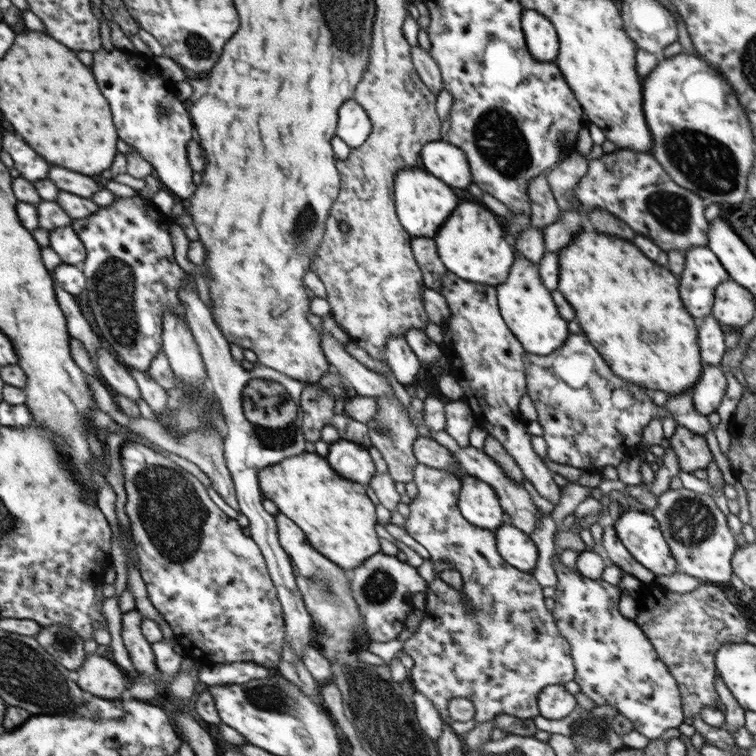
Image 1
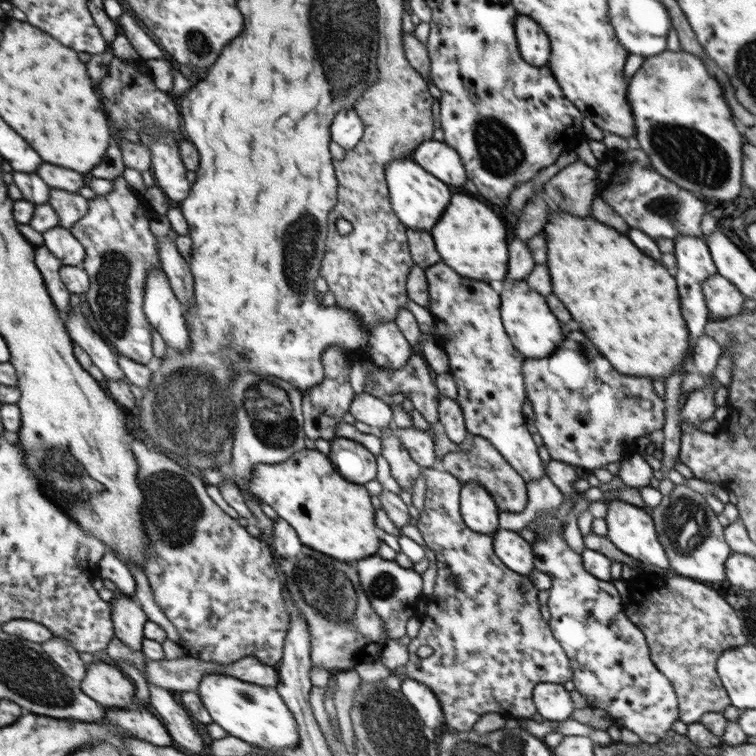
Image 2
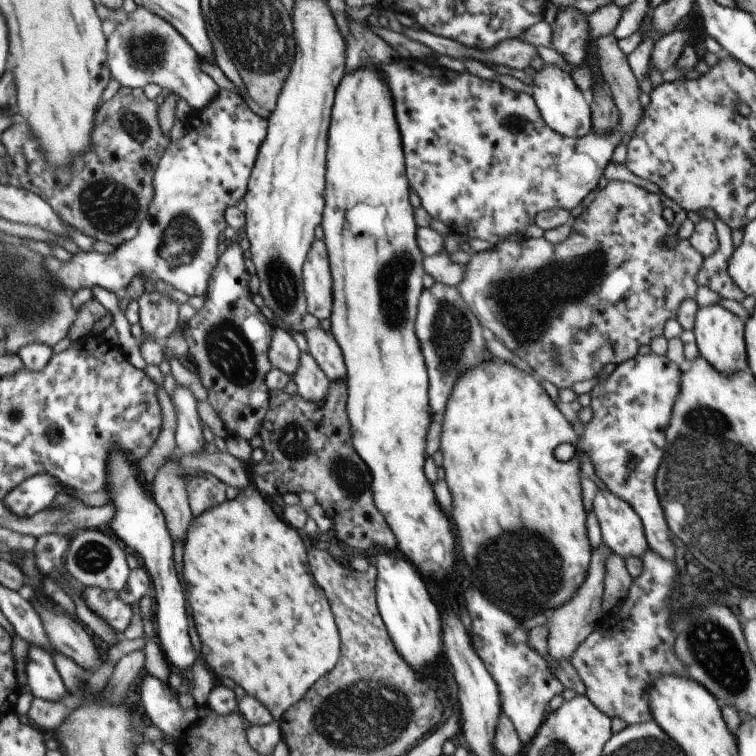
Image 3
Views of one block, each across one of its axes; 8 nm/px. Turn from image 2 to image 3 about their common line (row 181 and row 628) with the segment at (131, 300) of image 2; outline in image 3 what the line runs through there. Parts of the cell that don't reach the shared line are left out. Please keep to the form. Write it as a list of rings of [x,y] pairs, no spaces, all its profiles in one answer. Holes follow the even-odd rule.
[[[84,587],[82,590],[84,604],[90,610],[100,616],[120,636],[132,622],[131,606],[120,600],[119,593],[113,590],[100,590],[96,587]]]

